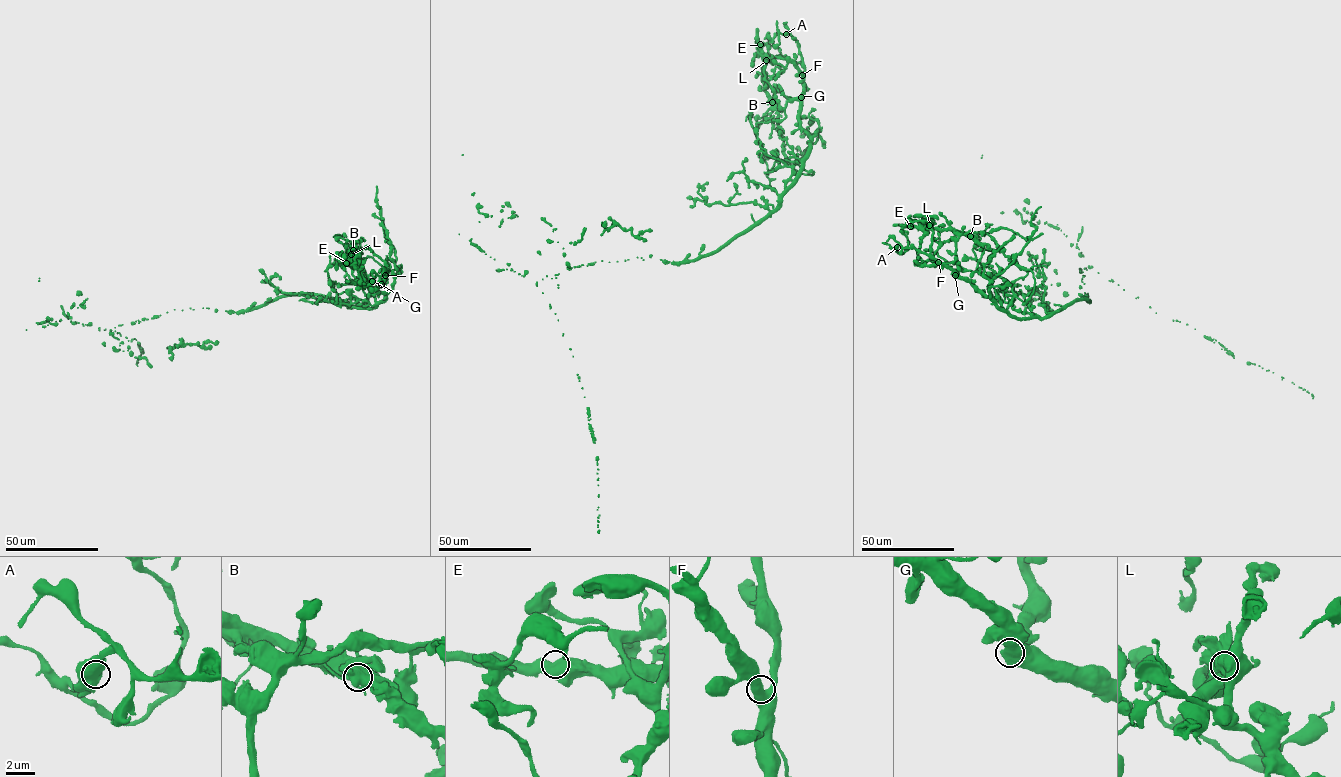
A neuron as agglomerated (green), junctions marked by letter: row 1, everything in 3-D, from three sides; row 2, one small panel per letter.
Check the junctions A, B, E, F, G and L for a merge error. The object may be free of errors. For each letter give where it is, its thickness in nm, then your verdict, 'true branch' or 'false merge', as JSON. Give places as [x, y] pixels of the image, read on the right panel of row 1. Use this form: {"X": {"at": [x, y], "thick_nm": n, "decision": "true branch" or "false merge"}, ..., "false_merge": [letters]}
{"A": {"at": [897, 247], "thick_nm": 1000, "decision": "true branch"}, "B": {"at": [970, 236], "thick_nm": 1100, "decision": "true branch"}, "E": {"at": [910, 226], "thick_nm": 1150, "decision": "true branch"}, "F": {"at": [938, 262], "thick_nm": 800, "decision": "true branch"}, "G": {"at": [955, 275], "thick_nm": 1000, "decision": "true branch"}, "L": {"at": [929, 225], "thick_nm": 1300, "decision": "false merge"}, "false_merge": ["L"]}

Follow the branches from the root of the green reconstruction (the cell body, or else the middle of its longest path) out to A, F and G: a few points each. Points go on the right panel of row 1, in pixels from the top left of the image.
A: (1080, 287), (1089, 303), (1080, 299), (1044, 317), (1020, 319), (934, 258), (914, 248), (897, 247)
F: (1080, 287), (1089, 303), (1080, 299), (1044, 317), (1020, 319), (1008, 314), (938, 262)
G: (1080, 287), (1089, 303), (1080, 299), (1044, 317), (1020, 319), (1008, 314), (968, 282), (955, 275)

